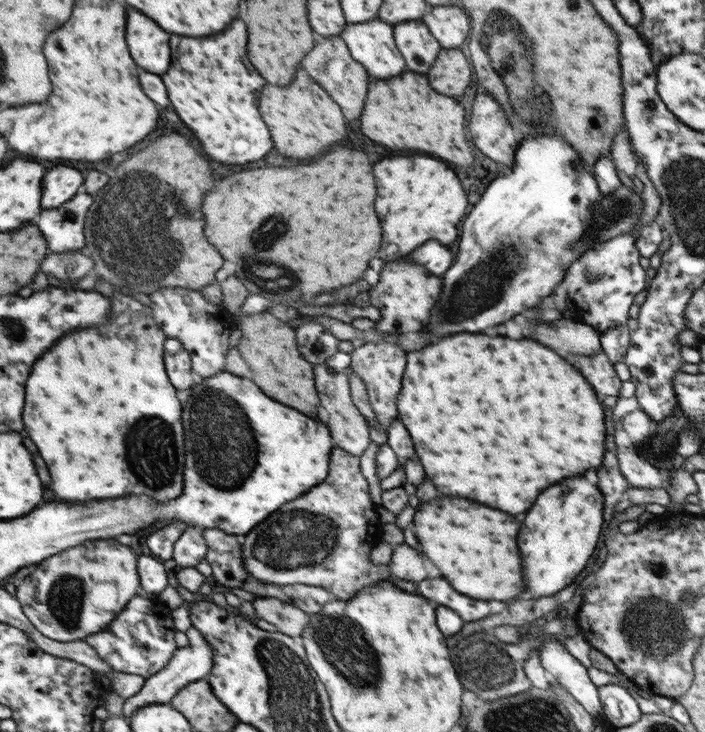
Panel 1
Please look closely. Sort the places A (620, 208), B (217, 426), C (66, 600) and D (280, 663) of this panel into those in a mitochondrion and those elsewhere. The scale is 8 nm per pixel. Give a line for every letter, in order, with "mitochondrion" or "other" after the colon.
A: mitochondrion
B: mitochondrion
C: mitochondrion
D: mitochondrion

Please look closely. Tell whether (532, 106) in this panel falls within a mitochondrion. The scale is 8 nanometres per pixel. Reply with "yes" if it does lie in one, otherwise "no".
yes

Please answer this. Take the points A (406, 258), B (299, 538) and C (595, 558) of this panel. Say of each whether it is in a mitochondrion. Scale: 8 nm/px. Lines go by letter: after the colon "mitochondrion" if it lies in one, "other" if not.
A: other
B: mitochondrion
C: other

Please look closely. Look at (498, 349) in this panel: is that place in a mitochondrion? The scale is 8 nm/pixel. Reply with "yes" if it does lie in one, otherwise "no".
no

